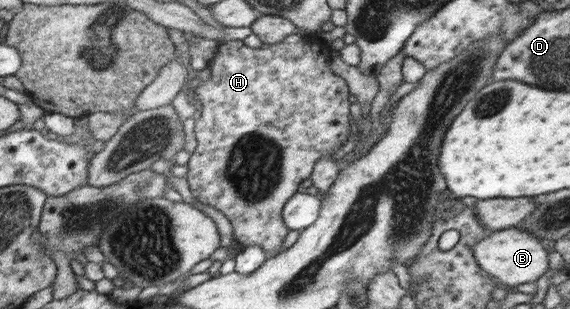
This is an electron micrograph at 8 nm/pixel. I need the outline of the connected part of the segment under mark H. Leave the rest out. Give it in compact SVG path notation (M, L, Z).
M291 34L290 37L283 38L283 42L267 45L263 44L259 48L250 48L245 46L241 40L227 41L218 45L218 50L208 64L210 77L207 81L201 82L194 90L194 95L200 101L197 114L195 116L195 136L197 147L191 154L187 163L188 172L186 180L193 196L201 203L205 203L225 214L233 227L234 239L244 247L261 245L265 252L272 250L276 254L283 251L283 240L289 232L286 224L283 222L283 206L297 192L297 186L301 180L305 180L311 174L311 168L314 168L315 162L319 158L331 154L339 146L343 146L349 138L351 124L349 124L349 90L343 84L341 78L333 76L327 68L327 58L331 48L328 44L322 42L317 35L308 37Z

